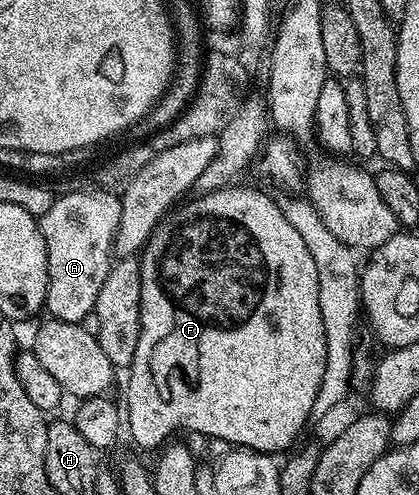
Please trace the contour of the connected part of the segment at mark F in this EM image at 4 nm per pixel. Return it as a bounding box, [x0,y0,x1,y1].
[125,187,326,454]

